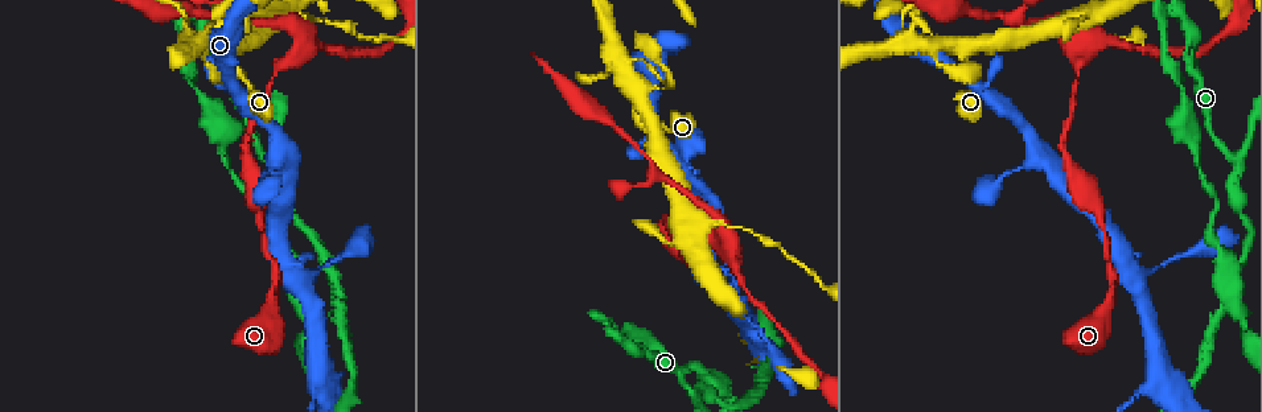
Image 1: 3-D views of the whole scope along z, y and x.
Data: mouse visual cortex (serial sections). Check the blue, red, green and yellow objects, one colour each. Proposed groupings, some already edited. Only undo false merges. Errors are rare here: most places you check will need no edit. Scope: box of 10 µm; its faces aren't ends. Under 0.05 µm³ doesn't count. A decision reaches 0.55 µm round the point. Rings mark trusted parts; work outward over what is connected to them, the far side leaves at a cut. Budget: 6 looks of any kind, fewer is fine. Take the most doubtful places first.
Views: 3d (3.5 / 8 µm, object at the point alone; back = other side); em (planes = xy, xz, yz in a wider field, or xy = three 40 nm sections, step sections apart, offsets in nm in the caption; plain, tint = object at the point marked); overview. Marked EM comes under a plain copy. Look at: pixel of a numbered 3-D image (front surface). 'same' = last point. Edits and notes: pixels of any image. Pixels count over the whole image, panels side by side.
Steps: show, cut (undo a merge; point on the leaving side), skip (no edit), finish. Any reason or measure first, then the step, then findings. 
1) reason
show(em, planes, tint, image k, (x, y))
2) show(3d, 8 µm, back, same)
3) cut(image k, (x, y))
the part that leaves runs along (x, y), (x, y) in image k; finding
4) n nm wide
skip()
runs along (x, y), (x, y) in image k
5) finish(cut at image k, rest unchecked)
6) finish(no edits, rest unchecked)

abrupt turn
show(3d, 8 µm, back, image 1, (181, 23))

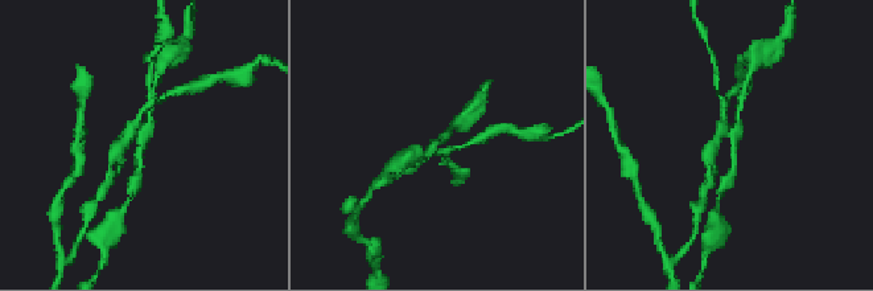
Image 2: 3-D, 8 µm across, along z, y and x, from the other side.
closer look
show(3d, 3.5 µm, same)

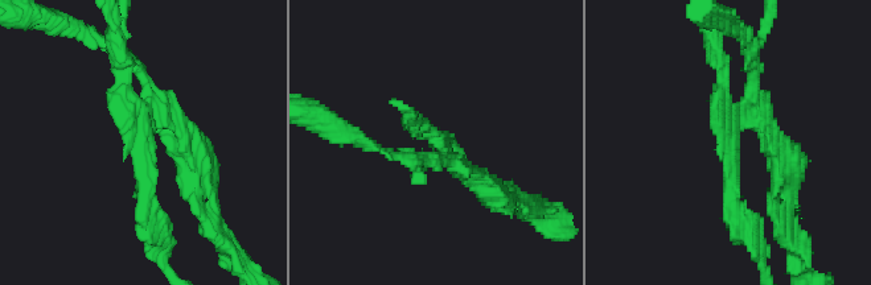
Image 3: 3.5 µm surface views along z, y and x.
show(em, xy, step 2, tint, image 3, (731, 136))

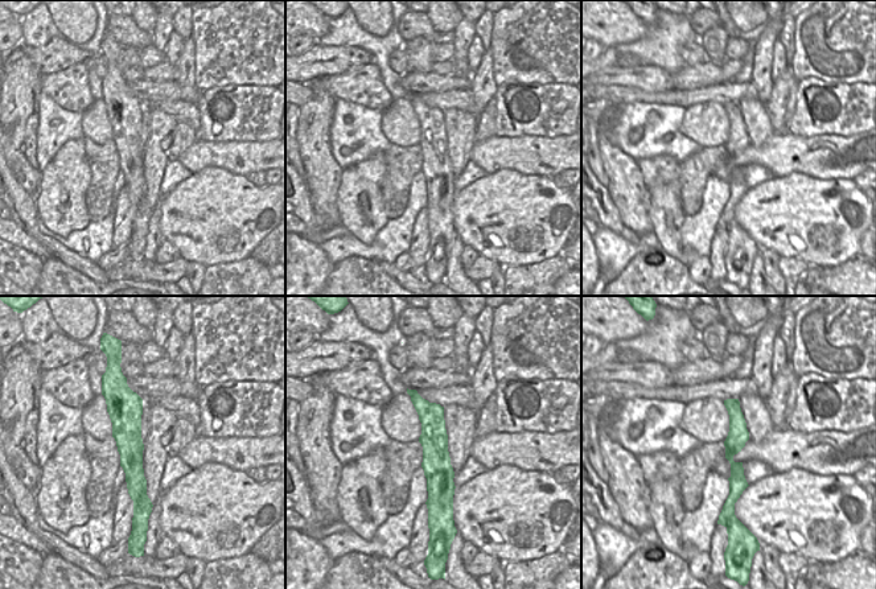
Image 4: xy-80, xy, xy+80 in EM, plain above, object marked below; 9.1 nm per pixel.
cut(image 3, (714, 99))
a second cell is stuck on

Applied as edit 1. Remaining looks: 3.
see it whole again
show(overview)

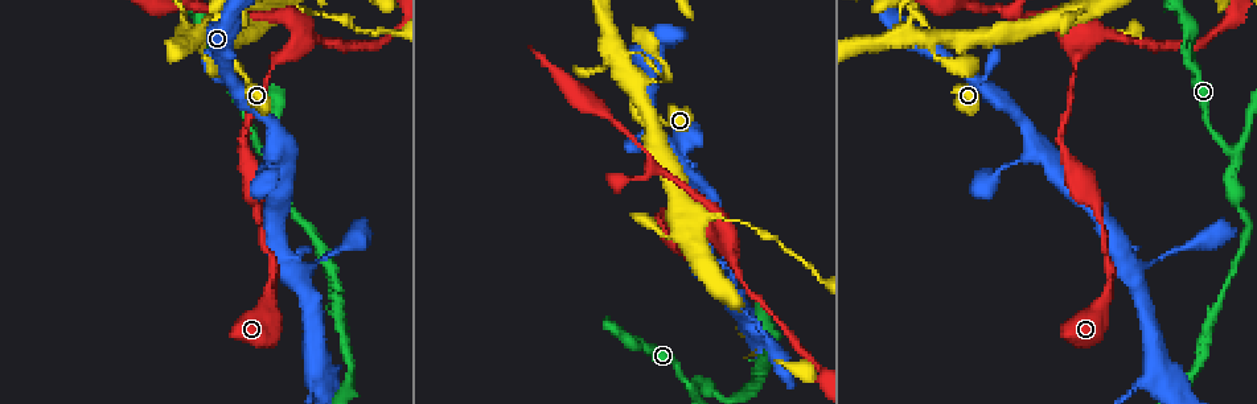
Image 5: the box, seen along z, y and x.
three-way junction
show(3d, 3.5 µm, image 5, (303, 43))

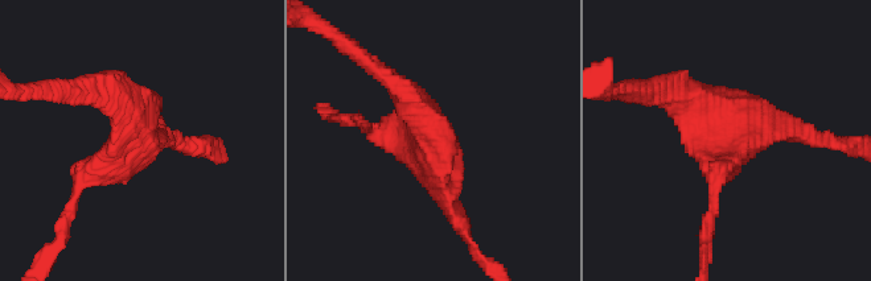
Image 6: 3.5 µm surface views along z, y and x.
shape alone is not enough
show(em, xy, step 3, tint, image 6, (724, 144))

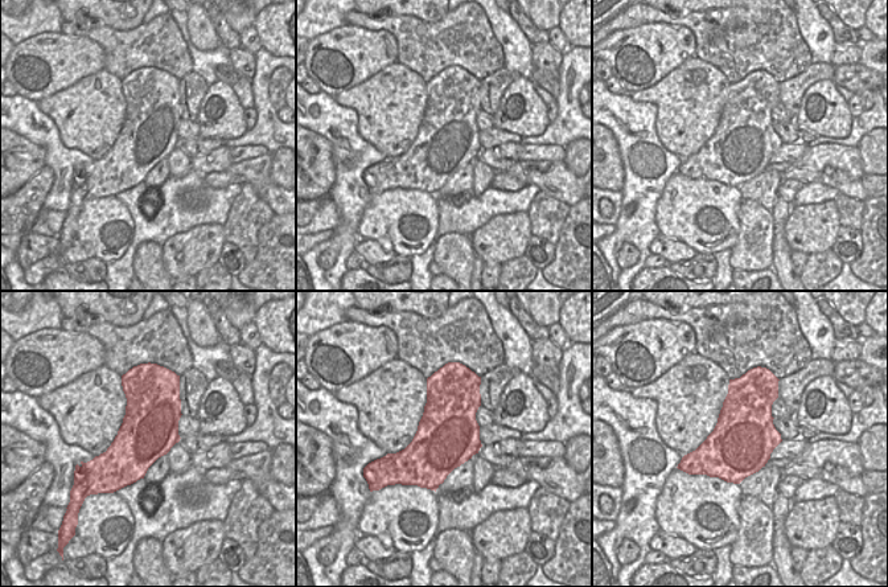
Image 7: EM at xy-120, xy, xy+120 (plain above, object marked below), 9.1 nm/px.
skip()
one cell here

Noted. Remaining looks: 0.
finish(cut at image 3, rest unchecked)

